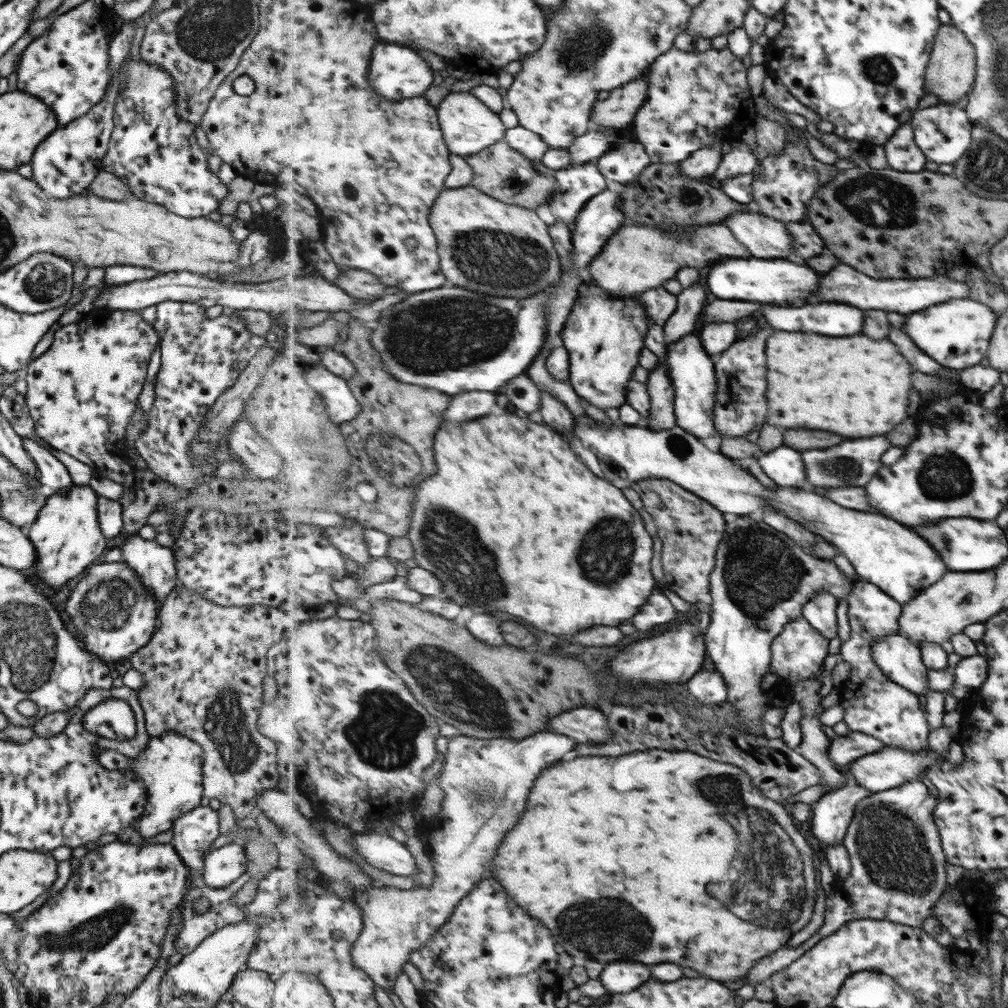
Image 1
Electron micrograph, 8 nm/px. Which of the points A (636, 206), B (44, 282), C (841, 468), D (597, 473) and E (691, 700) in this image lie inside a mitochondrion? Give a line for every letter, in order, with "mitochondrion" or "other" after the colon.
A: other
B: mitochondrion
C: mitochondrion
D: other
E: other

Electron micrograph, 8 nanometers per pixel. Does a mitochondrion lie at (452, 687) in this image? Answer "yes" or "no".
yes

